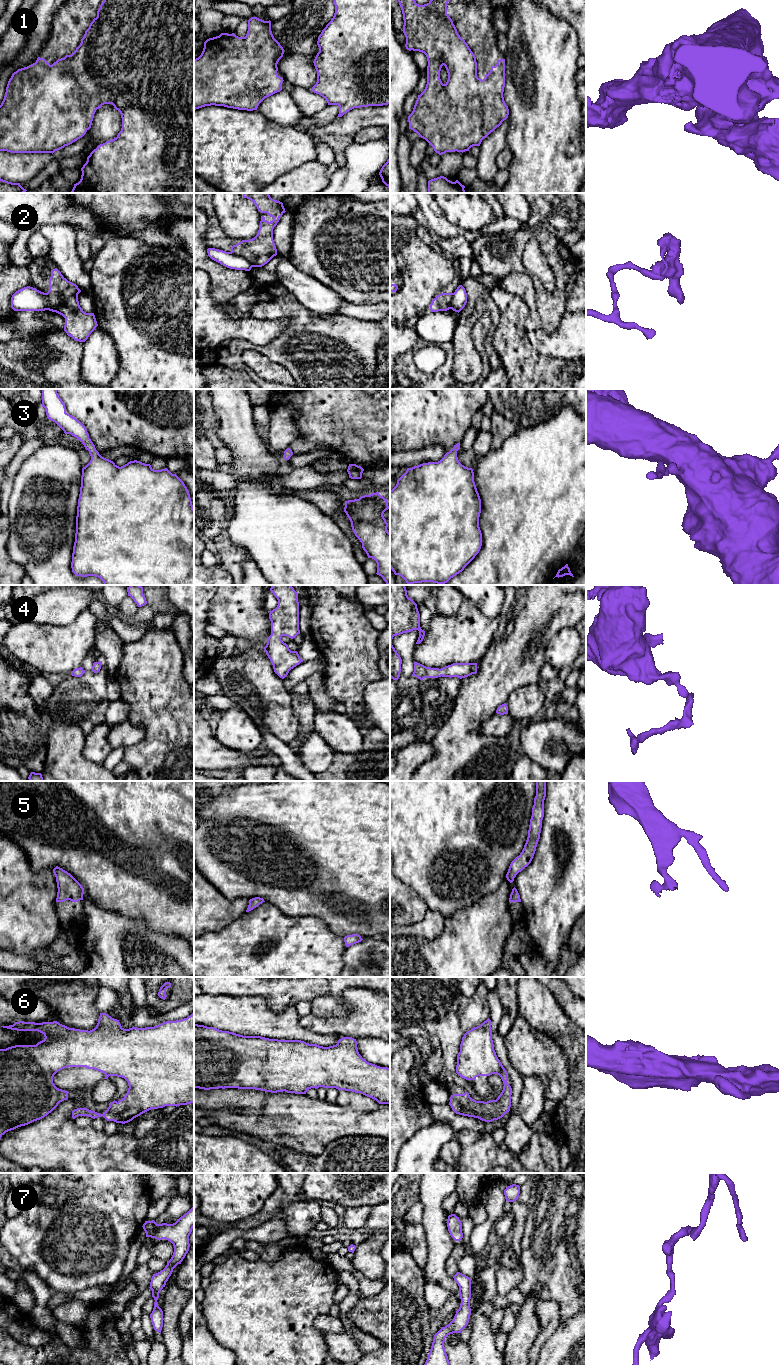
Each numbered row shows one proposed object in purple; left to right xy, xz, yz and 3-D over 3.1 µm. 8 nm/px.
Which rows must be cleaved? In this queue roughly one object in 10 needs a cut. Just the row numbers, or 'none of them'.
2

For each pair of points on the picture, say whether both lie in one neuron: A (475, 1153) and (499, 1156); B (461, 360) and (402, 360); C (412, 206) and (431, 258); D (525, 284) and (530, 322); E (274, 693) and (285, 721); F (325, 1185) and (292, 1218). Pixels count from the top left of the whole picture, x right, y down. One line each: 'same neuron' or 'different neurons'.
A: same neuron
B: different neurons
C: different neurons
D: same neuron
E: same neuron
F: different neurons

